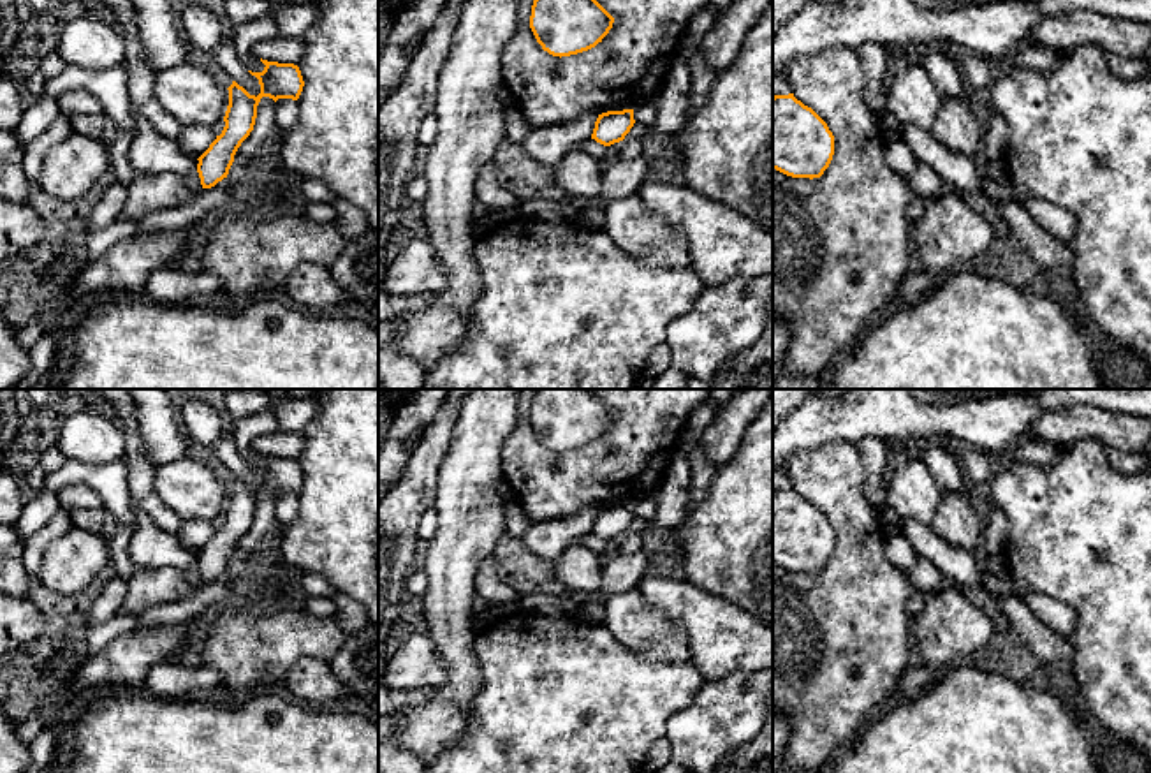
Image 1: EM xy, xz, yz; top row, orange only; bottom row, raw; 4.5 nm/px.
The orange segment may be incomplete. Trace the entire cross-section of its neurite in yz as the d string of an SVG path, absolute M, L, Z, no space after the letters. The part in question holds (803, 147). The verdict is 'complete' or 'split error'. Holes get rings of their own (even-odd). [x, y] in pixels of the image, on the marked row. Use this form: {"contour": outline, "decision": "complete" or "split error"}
{"contour": "M788 95L773 97L773 169L792 178L820 178L834 155L834 136L808 106Z", "decision": "complete"}

